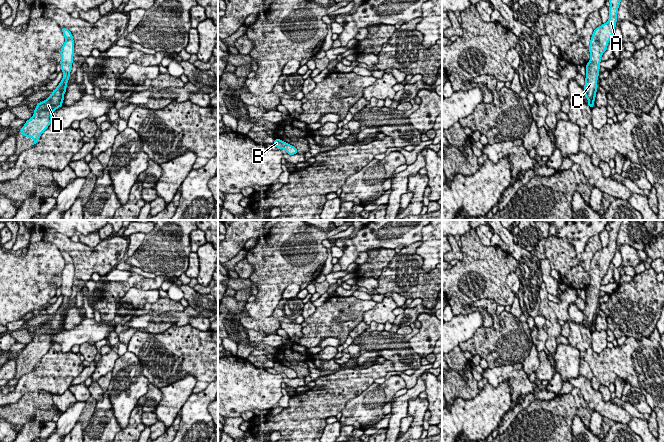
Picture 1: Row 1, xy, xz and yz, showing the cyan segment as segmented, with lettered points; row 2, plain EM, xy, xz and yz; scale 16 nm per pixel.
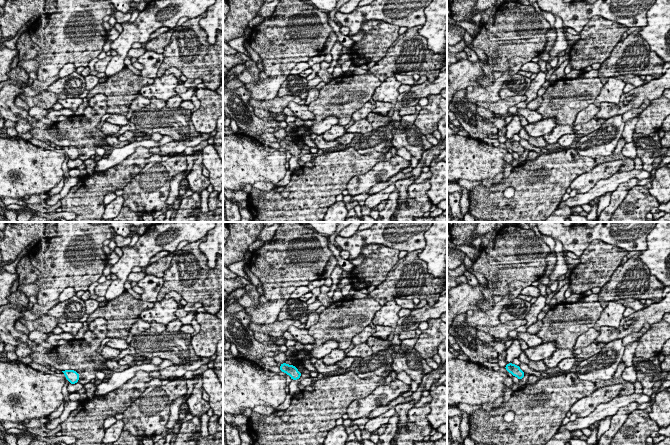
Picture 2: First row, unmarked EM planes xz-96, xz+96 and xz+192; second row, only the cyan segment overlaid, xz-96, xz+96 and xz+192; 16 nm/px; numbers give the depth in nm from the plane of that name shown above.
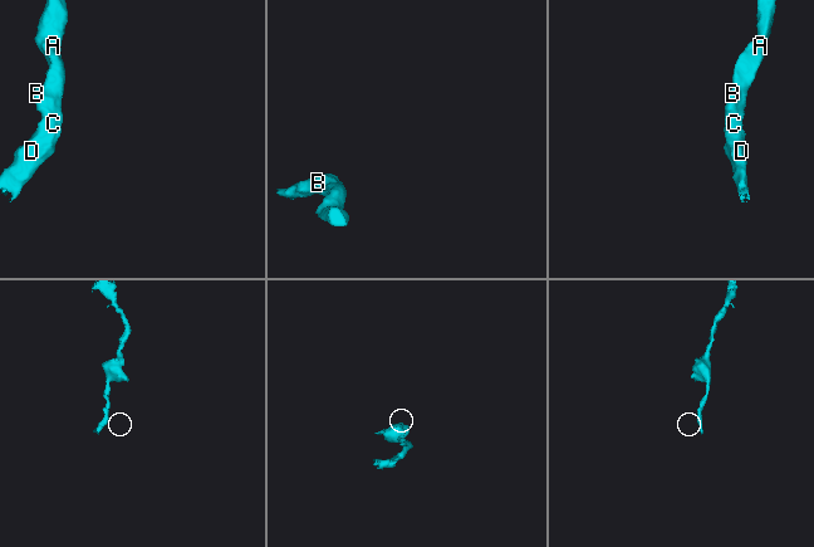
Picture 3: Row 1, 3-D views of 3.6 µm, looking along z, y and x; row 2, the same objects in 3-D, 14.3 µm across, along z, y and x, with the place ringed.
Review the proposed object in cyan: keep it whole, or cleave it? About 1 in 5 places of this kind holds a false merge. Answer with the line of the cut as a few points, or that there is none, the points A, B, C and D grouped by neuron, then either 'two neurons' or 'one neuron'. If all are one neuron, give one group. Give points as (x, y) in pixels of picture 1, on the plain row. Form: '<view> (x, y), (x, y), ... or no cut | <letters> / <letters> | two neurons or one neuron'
no cut | A B C D | one neuron

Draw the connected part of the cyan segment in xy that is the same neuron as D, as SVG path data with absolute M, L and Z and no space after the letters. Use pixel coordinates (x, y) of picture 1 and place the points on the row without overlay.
M62 252L65 266L61 272L61 295L63 302L52 318L44 325L37 327L34 333L33 341L26 345L24 350L19 354L21 360L31 361L36 368L41 358L48 352L52 346L52 337L62 331L64 318L66 316L67 307L72 294L72 286L74 280L74 264L71 256L67 252Z

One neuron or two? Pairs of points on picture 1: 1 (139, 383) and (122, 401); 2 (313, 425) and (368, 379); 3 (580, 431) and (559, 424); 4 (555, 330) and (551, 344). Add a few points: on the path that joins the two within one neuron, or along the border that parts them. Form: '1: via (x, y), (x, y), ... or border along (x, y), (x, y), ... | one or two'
1: via (134, 388), (130, 392), (130, 396), (127, 397) | one
2: via (321, 409), (347, 383), (352, 382) | one
3: border along (573, 417), (578, 416), (588, 429) | two
4: via (552, 333), (551, 341) | one

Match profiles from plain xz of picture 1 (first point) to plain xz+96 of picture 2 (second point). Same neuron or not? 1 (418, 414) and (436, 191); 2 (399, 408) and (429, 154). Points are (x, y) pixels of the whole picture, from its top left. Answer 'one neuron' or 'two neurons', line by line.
1: two neurons
2: one neuron

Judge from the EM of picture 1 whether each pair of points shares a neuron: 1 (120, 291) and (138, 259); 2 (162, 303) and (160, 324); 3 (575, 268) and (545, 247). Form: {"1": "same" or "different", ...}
{"1": "different", "2": "same", "3": "same"}

